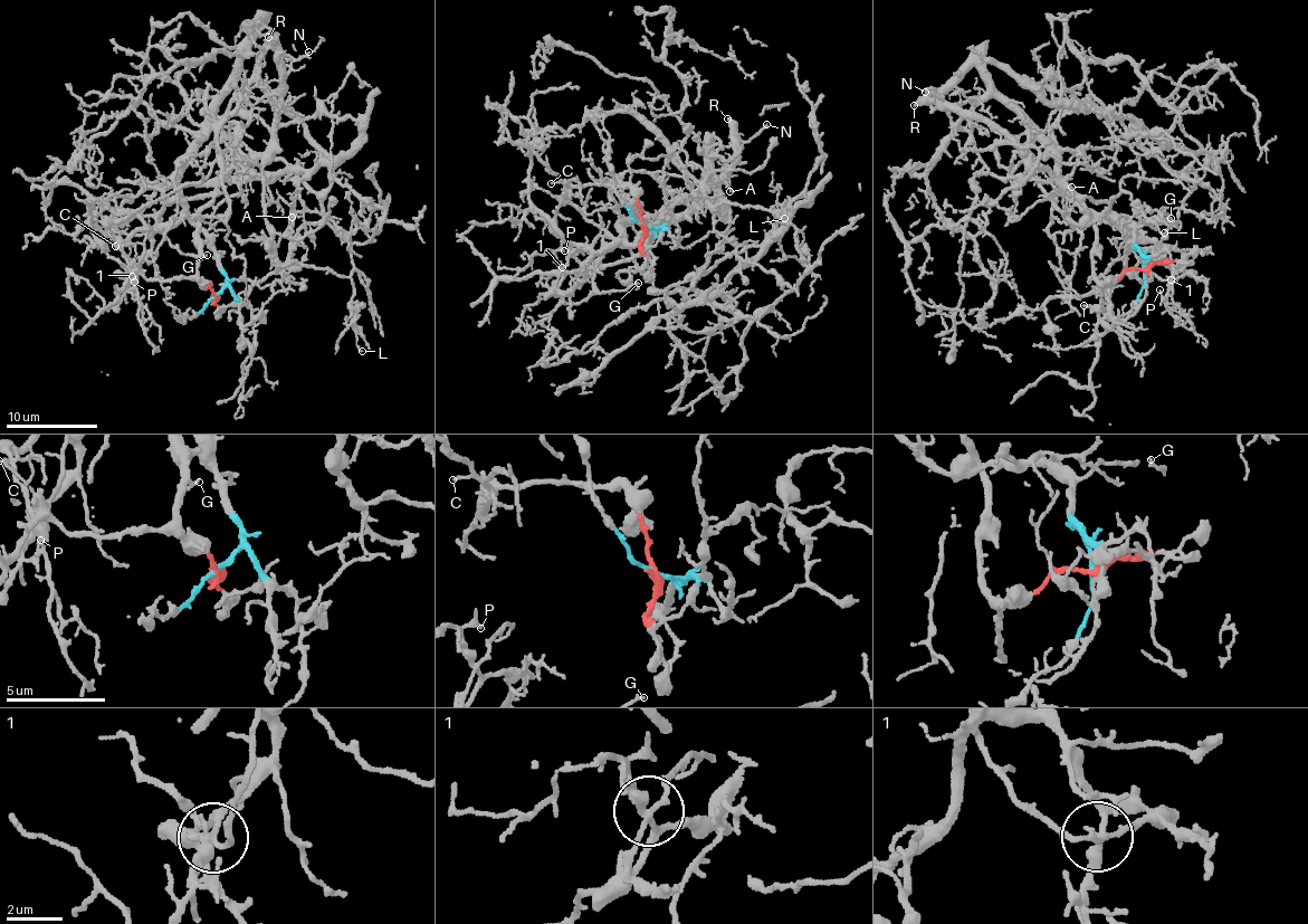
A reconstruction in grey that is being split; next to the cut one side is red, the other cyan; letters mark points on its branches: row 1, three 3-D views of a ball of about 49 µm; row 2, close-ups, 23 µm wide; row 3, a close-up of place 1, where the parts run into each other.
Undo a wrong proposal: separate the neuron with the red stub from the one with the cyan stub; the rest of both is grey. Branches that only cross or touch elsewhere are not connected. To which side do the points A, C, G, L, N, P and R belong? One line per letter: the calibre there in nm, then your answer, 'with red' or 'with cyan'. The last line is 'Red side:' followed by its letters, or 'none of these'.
A: 120 nm thick; with red
C: 130 nm thick; with red
G: 180 nm thick; with red
L: 110 nm thick; with red
N: 170 nm thick; with red
P: 150 nm thick; with cyan
R: 400 nm thick; with red
Red side: A, C, G, L, N, R

